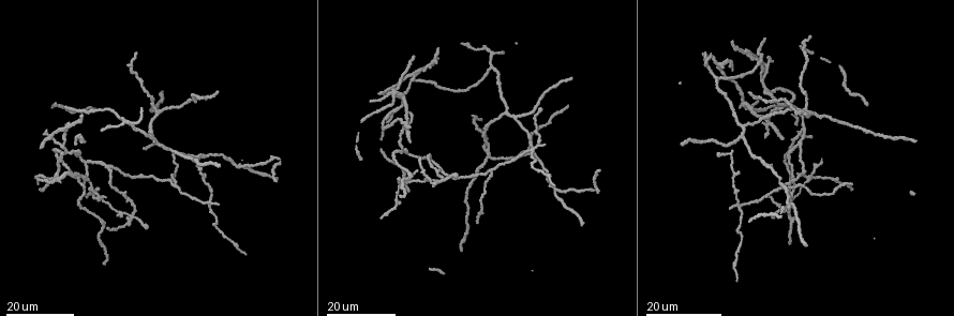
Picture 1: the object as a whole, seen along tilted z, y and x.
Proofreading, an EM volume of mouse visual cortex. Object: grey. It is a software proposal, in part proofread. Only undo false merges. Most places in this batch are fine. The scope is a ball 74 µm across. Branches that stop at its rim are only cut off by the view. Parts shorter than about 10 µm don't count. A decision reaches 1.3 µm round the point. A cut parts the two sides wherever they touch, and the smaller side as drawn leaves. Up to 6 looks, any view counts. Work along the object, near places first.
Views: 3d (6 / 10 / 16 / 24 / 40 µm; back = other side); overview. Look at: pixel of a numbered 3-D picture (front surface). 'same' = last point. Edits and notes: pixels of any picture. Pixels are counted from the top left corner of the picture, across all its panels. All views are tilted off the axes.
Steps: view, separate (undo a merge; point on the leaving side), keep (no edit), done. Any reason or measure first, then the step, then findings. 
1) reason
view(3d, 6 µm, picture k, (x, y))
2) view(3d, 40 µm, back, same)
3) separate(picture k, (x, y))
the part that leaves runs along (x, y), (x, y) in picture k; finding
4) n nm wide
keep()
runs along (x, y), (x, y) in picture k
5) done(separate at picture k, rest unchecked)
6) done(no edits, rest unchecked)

a fork
view(3d, 24 µm, picture 1, (534, 149))

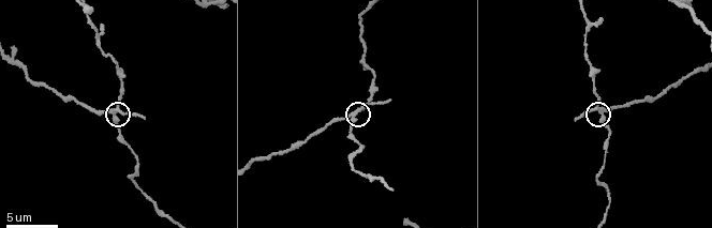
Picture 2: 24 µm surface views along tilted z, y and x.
view(3d, 10 µm, picture 2, (114, 117))

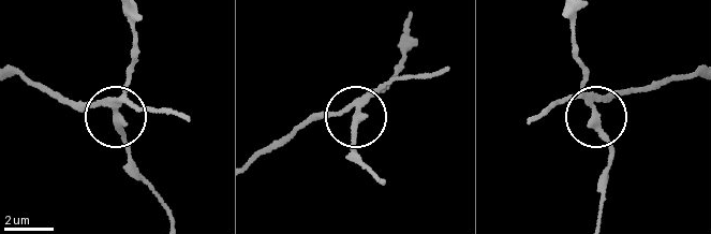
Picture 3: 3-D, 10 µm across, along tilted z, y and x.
side arm 24 µm
separate(picture 3, (131, 72))
the part that leaves runs along (584, 103), (609, 154), (602, 216) in picture 3; a second cell is stuck on

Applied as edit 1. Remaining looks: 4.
view(overview)

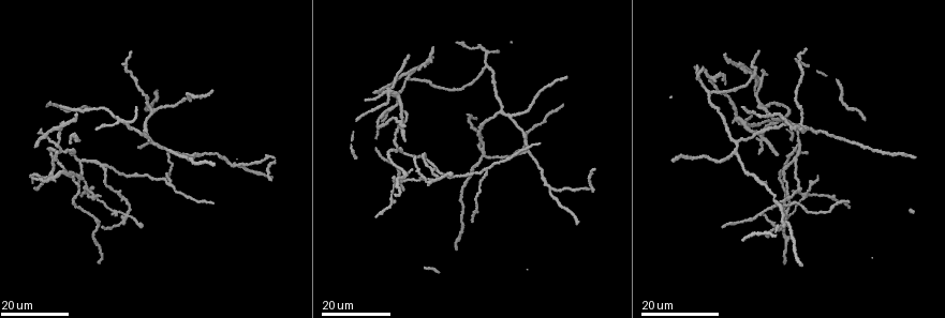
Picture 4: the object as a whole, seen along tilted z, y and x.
view(3d, 16 µm, picture 4, (133, 128))

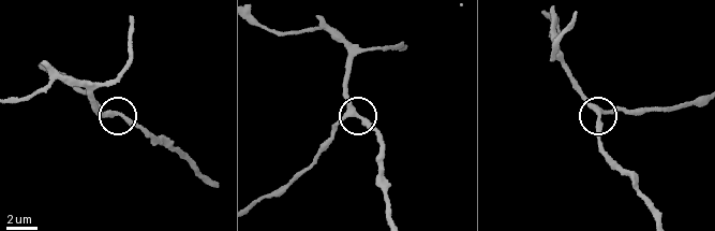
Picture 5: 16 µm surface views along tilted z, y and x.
view(3d, 6 µm, picture 5, (352, 110))

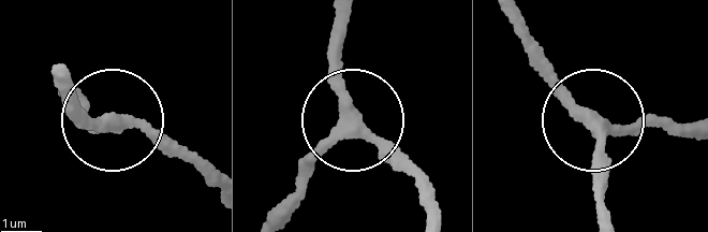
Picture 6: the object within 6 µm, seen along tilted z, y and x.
3 arms
keep()
runs along (686, 126), (592, 118), (525, 30) in picture 6; all the same cell

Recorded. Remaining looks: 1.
done(separate at picture 3, rest unchecked)

